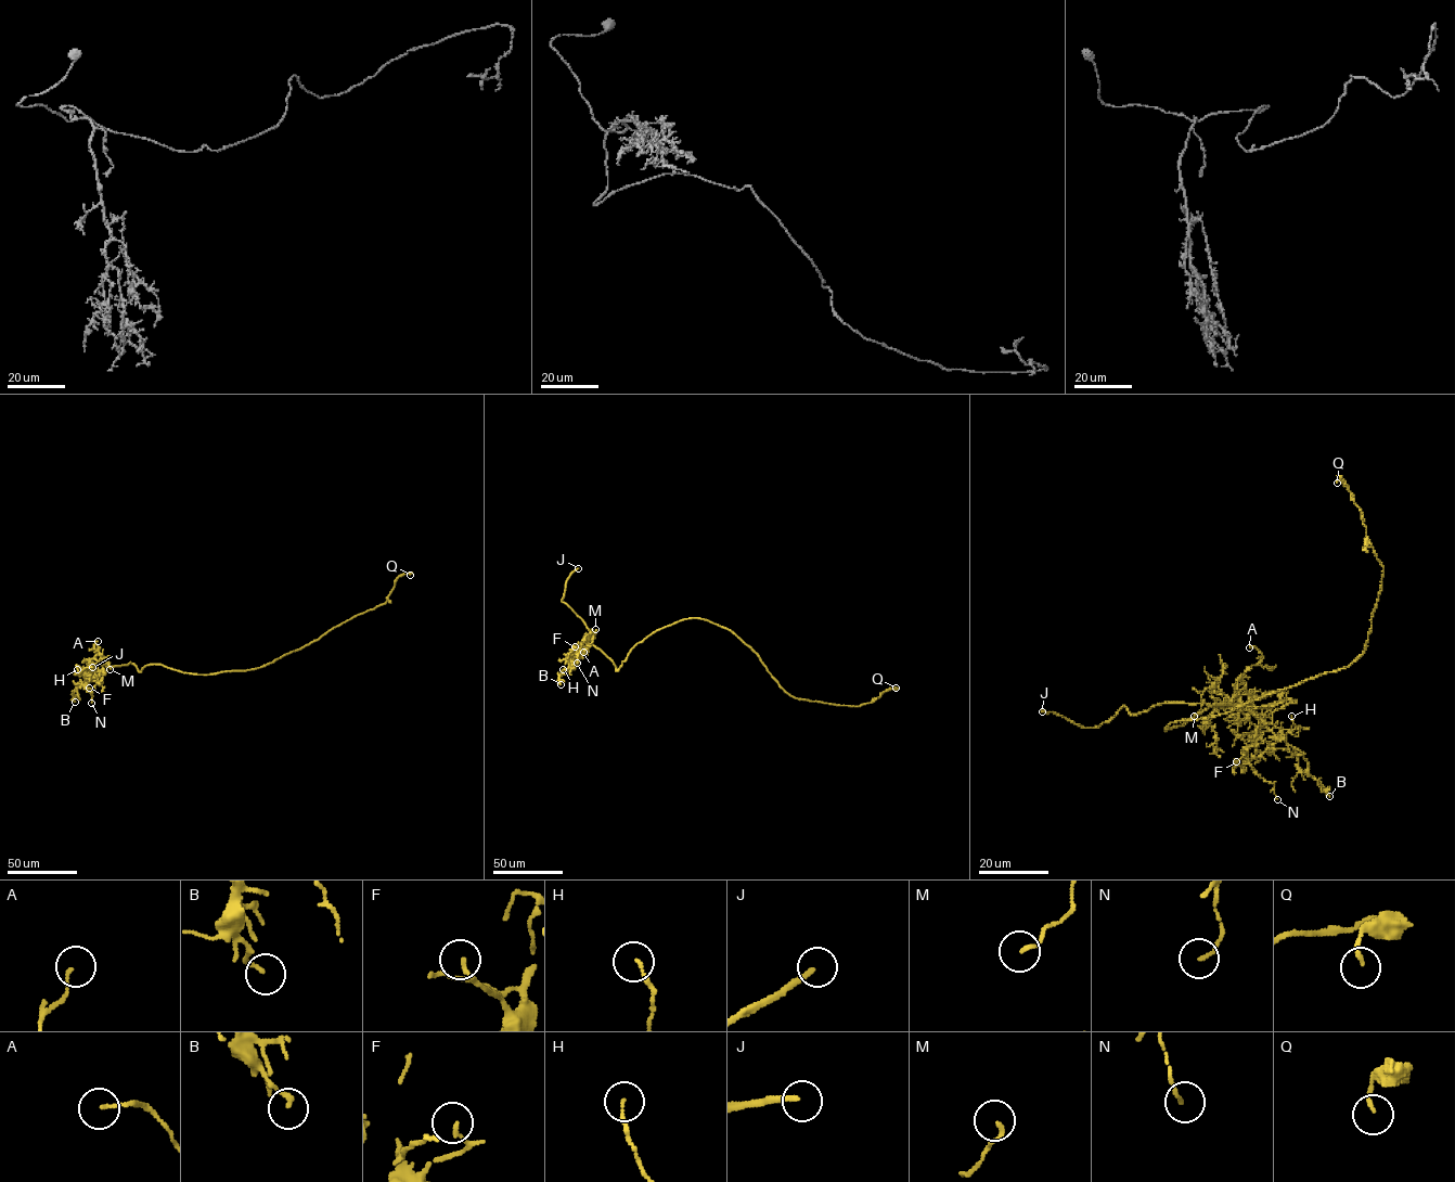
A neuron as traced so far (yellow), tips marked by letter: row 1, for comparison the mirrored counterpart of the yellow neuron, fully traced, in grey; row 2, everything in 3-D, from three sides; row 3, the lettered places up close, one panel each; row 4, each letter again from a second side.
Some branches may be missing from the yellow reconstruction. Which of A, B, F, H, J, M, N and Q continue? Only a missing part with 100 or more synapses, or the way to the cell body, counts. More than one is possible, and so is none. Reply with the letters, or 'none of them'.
J

